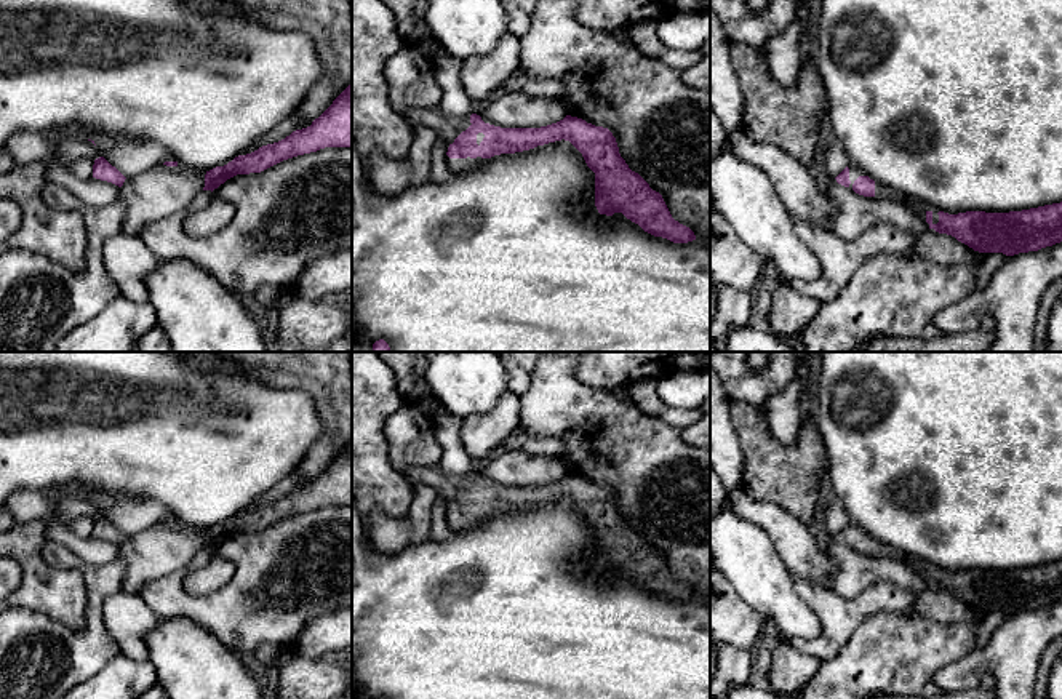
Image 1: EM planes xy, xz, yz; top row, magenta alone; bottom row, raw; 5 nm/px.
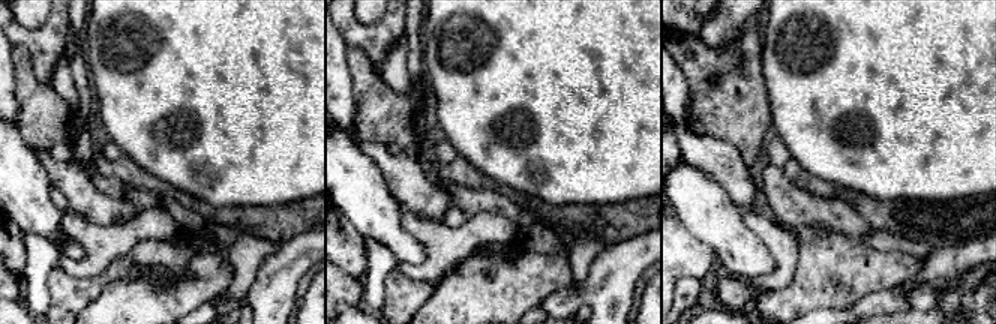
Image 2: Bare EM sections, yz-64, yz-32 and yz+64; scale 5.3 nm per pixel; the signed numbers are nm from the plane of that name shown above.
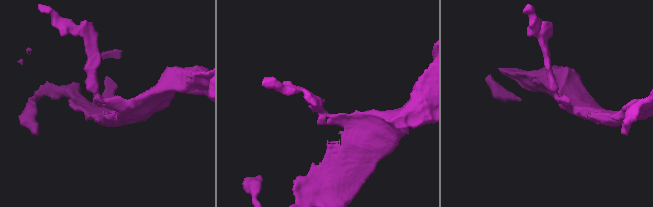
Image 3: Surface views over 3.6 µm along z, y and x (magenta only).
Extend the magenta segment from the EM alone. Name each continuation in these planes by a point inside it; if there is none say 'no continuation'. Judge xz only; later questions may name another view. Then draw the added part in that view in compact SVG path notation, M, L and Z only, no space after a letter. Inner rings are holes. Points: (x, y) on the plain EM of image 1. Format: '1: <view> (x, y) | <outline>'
1: xz (456, 523) | M448 515L448 523L453 533L461 533L461 531L467 531L477 525L480 525L481 521L485 521L486 517L477 515L477 517L449 517Z

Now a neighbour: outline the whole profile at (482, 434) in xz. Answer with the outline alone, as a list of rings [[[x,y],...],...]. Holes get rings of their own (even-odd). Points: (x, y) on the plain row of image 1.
[[[505,392],[489,413],[462,419],[462,443],[472,459],[481,459],[520,432],[520,397]]]

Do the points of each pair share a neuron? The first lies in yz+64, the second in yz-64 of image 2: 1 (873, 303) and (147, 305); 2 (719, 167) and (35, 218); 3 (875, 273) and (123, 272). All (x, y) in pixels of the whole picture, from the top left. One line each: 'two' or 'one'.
1: two
2: two
3: two

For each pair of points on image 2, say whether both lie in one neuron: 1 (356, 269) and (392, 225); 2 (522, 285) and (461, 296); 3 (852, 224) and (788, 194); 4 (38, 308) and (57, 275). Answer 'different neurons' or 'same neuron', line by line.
1: different neurons
2: same neuron
3: same neuron
4: different neurons

